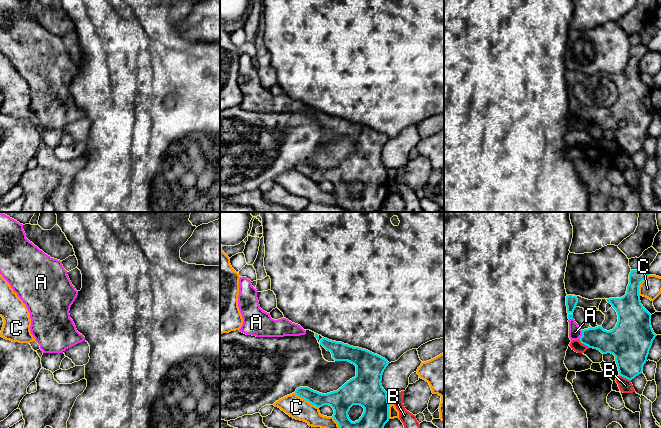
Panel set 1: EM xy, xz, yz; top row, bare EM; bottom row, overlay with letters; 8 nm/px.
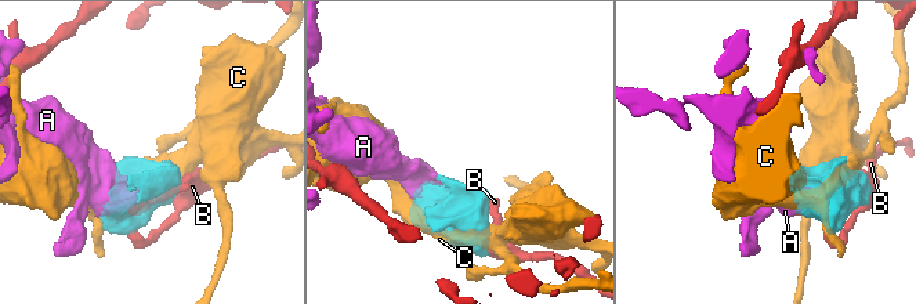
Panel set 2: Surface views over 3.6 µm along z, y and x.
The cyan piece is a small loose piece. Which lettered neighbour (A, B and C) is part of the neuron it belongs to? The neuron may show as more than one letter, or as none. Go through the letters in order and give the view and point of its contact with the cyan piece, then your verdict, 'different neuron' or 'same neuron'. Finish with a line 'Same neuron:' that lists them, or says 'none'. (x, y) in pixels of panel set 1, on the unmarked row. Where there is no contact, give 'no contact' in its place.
A: meets cyan in yz at (582, 111); same neuron
B: meets cyan in yz at (584, 120); different neuron
C: meets cyan in xz at (306, 176); different neuron
Same neuron: A

